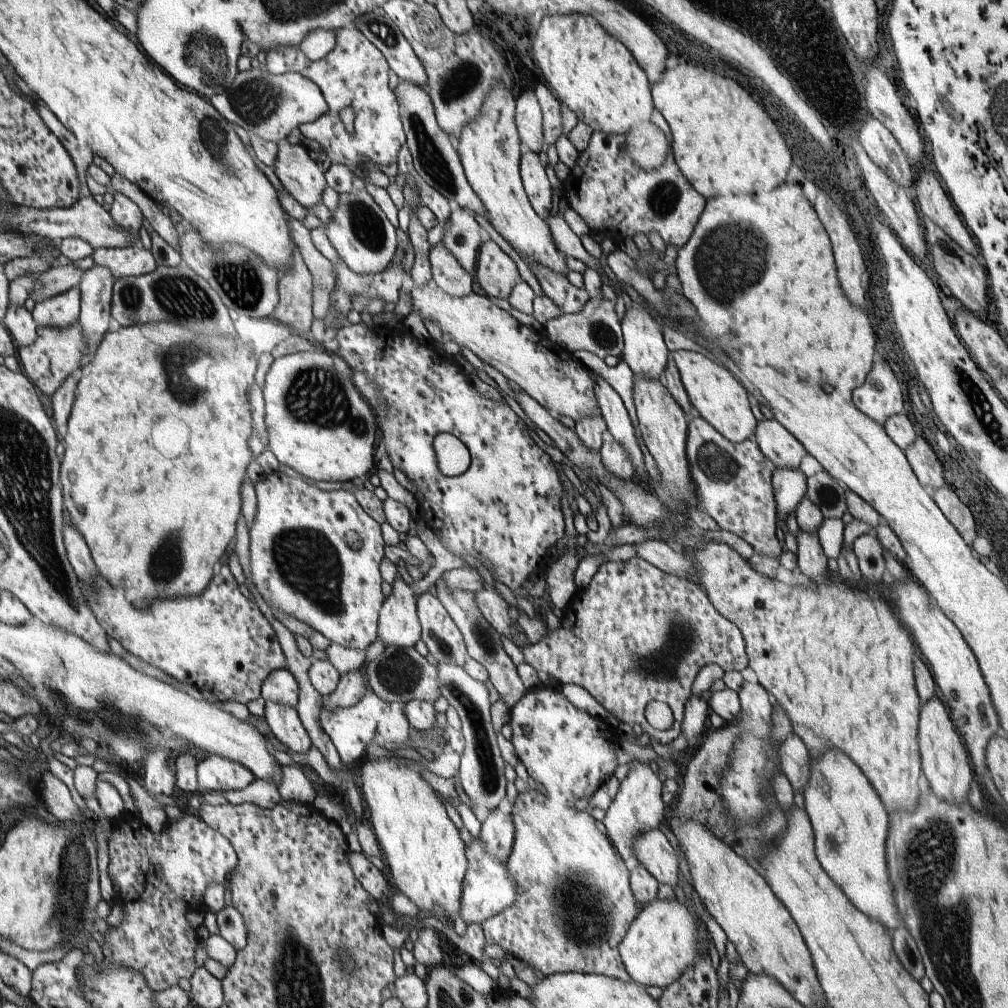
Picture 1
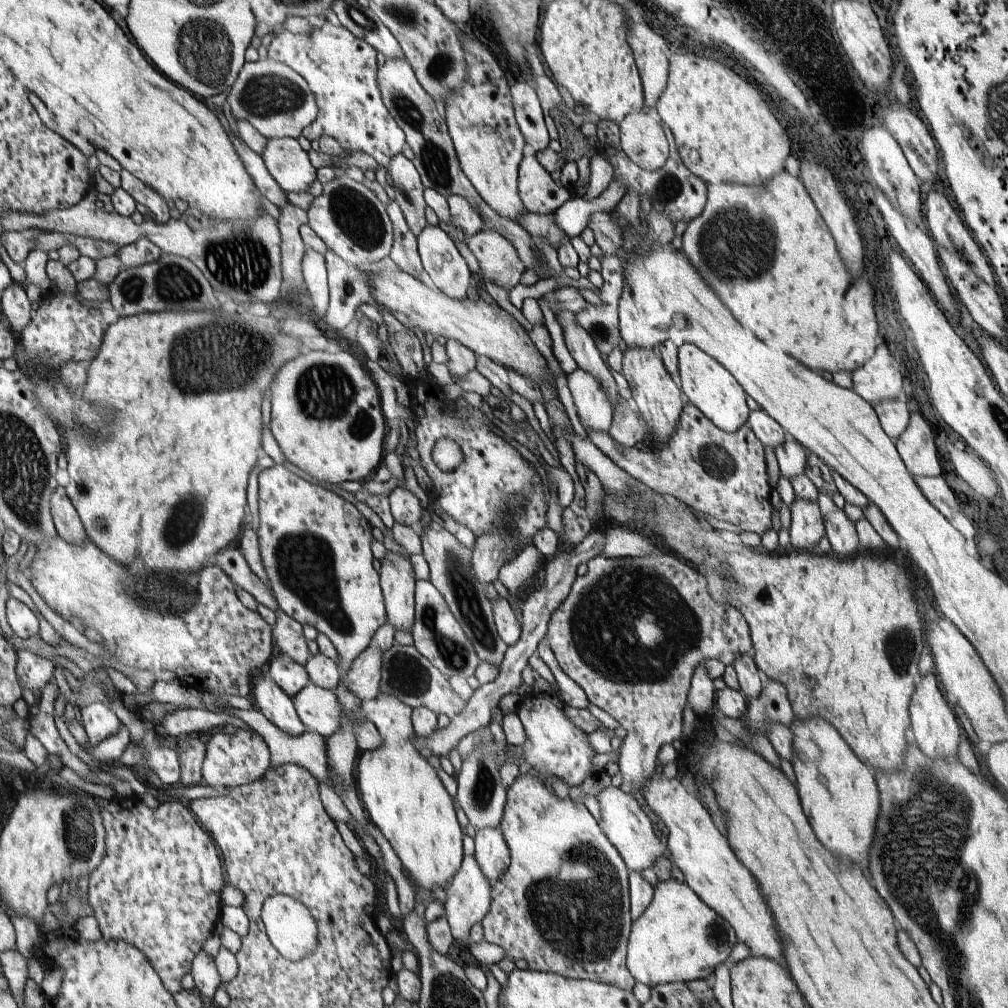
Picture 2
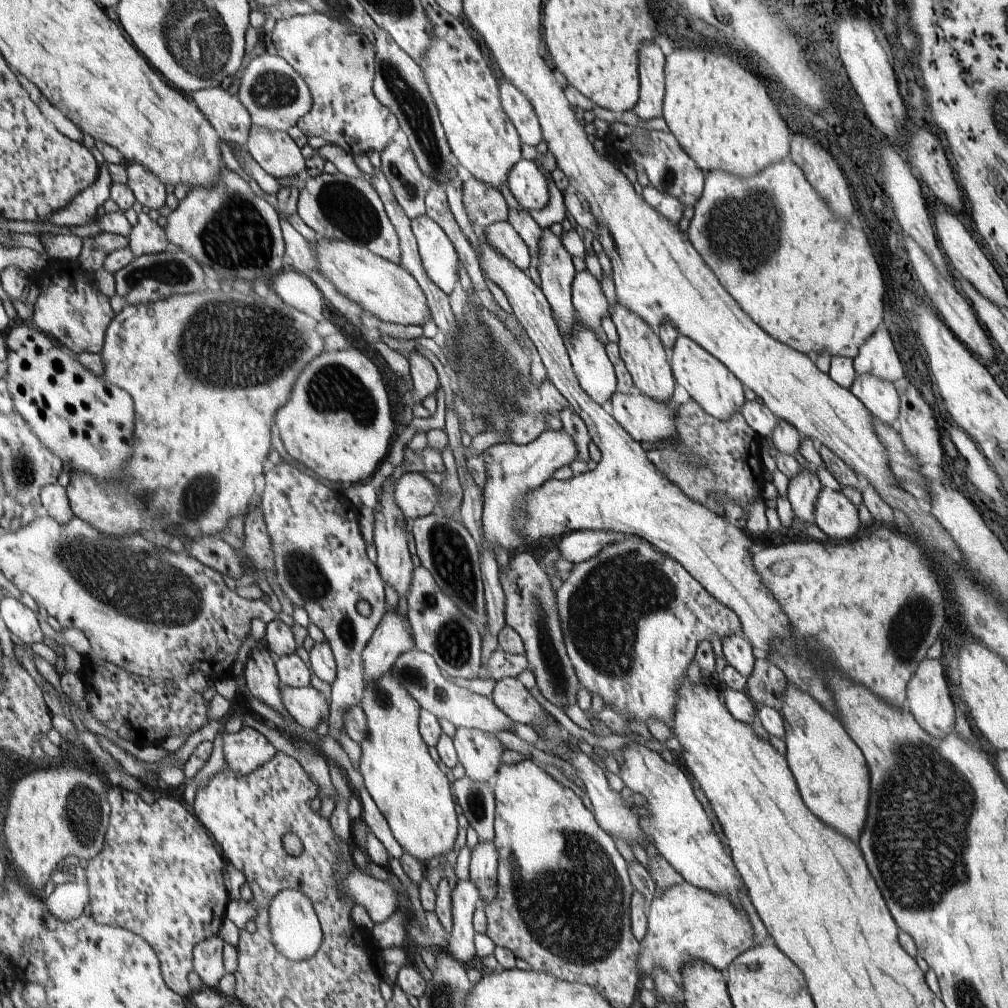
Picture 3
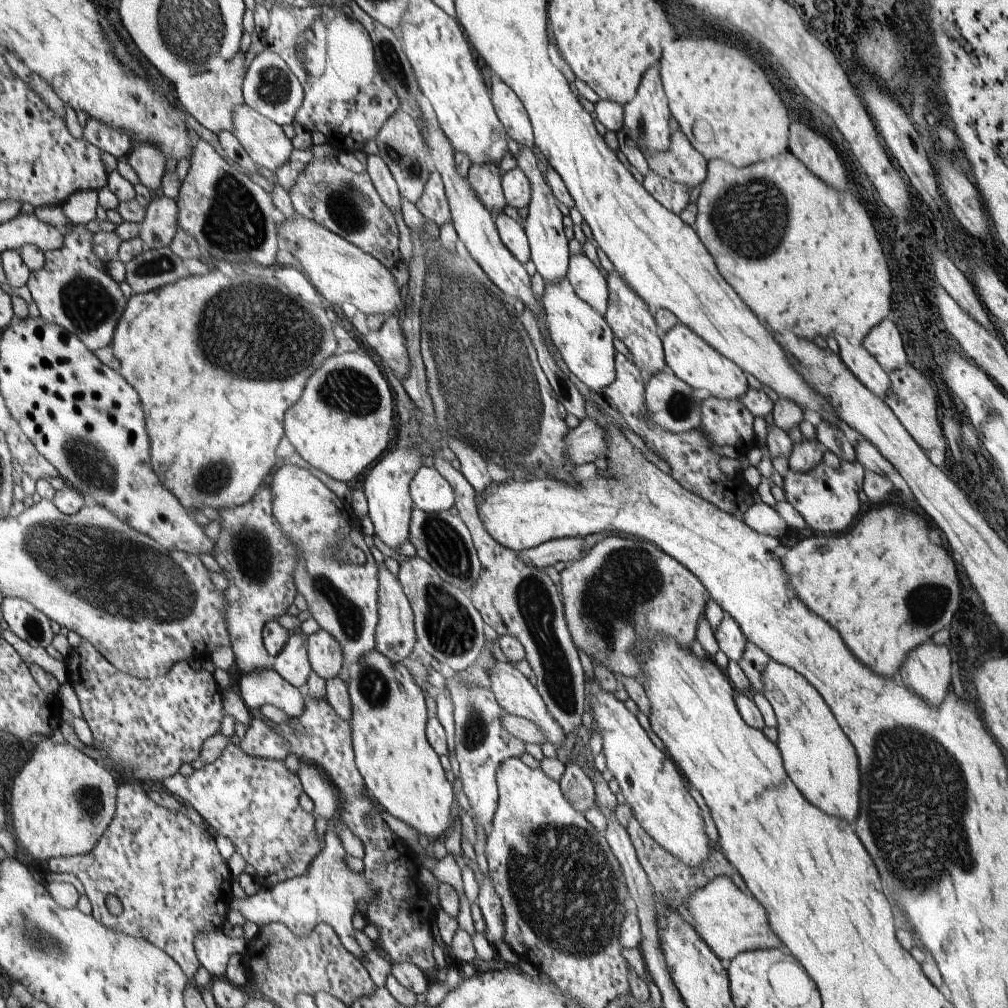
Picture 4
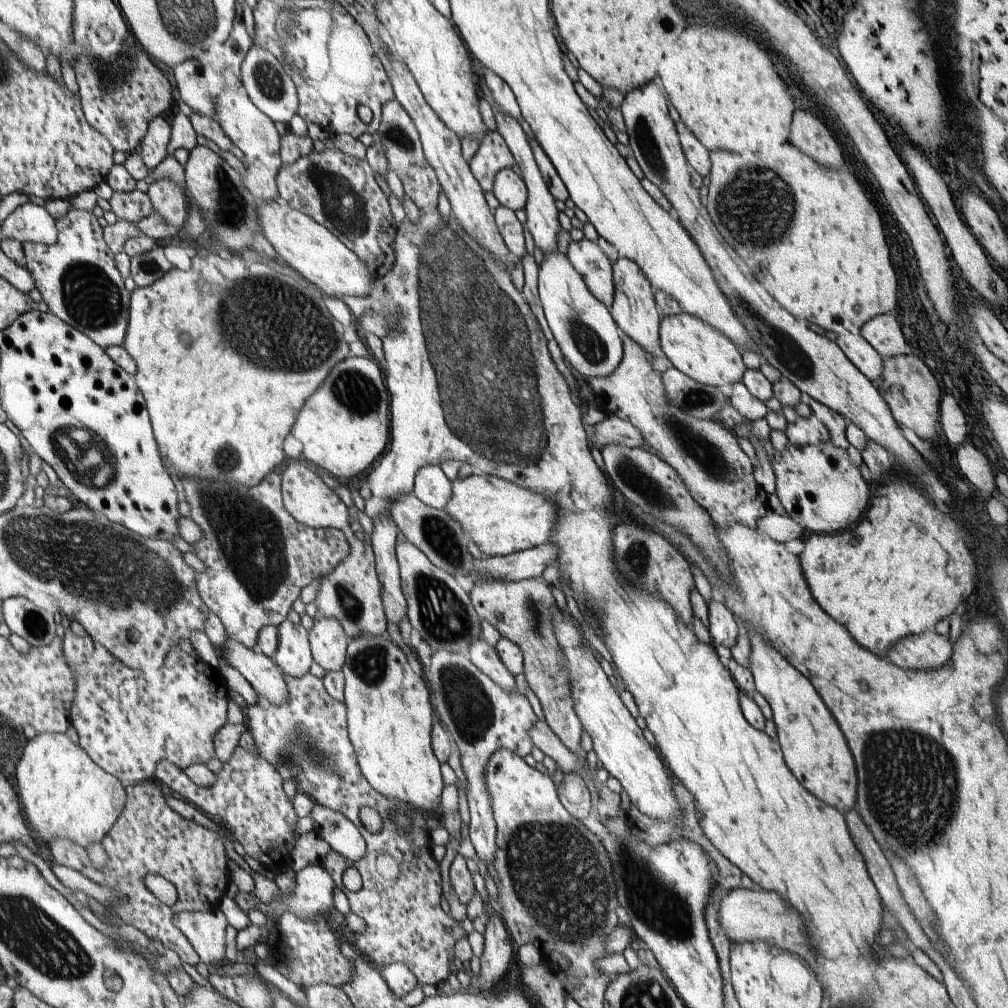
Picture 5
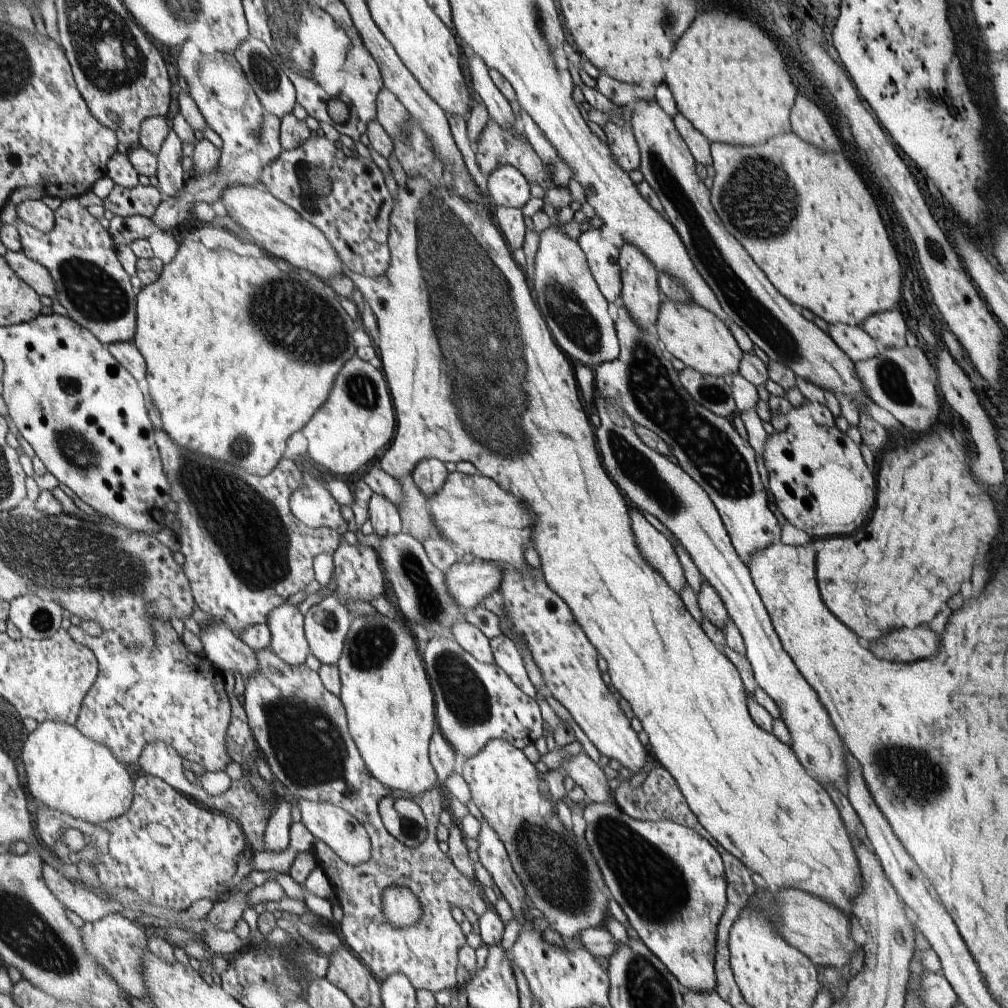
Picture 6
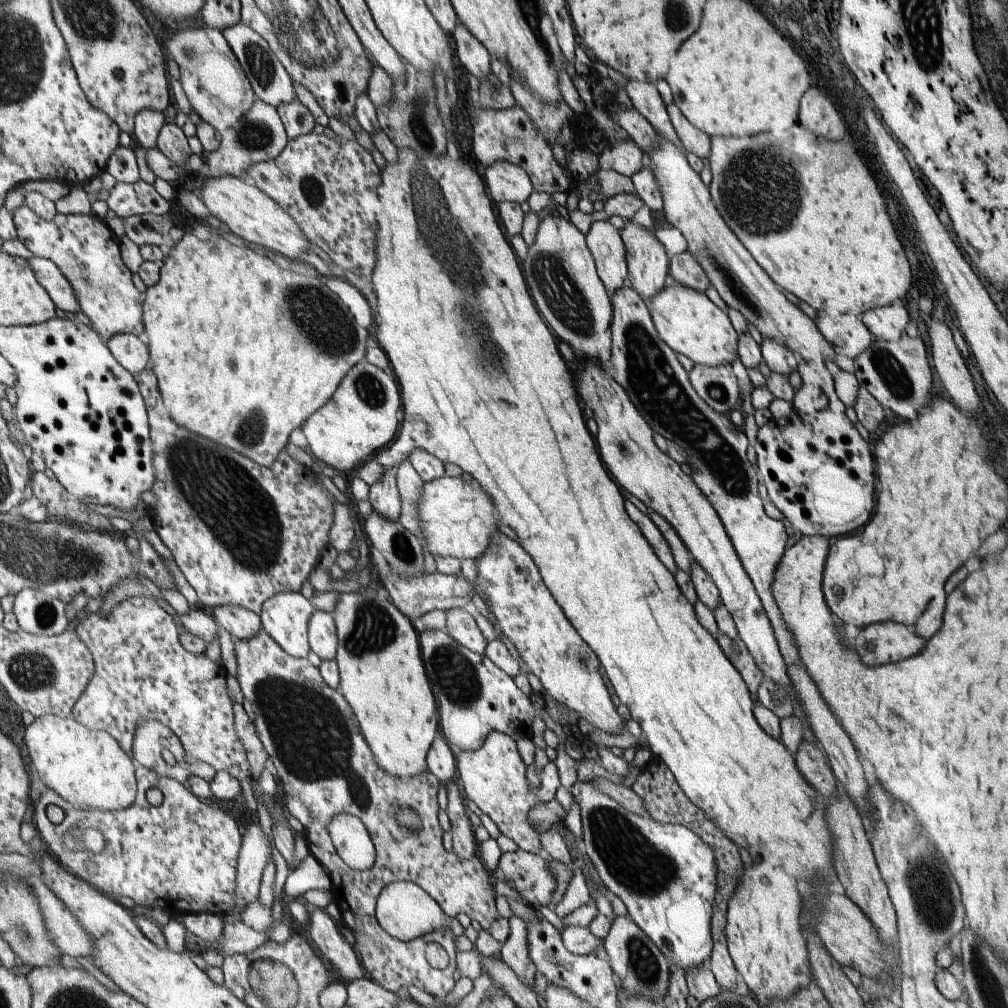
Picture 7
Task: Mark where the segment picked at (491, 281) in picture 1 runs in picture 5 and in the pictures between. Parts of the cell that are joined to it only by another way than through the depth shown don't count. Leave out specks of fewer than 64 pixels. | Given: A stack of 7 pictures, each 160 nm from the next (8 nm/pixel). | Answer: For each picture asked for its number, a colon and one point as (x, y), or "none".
2: (498, 259)
3: (501, 235)
4: (512, 233)
5: (510, 228)

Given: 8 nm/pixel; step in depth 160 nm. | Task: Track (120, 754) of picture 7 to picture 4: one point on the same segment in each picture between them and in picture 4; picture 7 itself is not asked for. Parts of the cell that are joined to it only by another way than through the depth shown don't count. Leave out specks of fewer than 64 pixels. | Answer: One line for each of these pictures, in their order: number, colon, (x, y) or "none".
4: (62, 803)
5: (66, 794)
6: (65, 770)

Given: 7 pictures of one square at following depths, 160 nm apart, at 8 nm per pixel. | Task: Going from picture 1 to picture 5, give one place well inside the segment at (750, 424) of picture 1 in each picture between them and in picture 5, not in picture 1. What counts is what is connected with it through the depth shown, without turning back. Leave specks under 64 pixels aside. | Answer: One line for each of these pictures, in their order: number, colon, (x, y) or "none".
2: (707, 384)
3: (710, 383)
4: (693, 360)
5: (694, 347)

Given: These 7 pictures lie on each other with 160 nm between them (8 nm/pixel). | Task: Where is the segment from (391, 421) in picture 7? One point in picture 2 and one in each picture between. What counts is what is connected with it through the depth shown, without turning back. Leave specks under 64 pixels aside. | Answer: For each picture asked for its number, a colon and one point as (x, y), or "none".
2: (326, 415)
3: (340, 424)
4: (342, 425)
5: (345, 425)
6: (358, 420)

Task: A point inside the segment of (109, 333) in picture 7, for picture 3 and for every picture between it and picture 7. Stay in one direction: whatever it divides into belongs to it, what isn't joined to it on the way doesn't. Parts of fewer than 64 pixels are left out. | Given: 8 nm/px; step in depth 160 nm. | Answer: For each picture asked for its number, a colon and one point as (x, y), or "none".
3: (69, 308)
4: (74, 289)
5: (77, 277)
6: (92, 285)

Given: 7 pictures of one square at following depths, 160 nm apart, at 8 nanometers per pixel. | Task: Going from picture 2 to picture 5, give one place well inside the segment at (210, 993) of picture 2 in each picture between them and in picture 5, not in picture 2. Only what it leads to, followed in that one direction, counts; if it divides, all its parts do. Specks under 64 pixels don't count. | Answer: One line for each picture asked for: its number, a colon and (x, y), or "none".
3: (208, 963)
4: (213, 948)
5: (205, 930)

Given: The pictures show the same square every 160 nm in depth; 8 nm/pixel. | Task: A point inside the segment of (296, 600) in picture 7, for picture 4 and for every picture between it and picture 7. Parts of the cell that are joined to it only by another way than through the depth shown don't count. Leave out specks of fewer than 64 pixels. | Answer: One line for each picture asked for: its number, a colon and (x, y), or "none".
4: (291, 662)
5: (293, 656)
6: (287, 625)

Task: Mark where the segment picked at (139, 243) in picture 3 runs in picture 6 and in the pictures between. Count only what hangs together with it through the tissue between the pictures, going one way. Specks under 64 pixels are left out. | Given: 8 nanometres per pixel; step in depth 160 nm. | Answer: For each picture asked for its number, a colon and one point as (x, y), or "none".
4: (160, 225)
5: (169, 199)
6: (170, 173)

